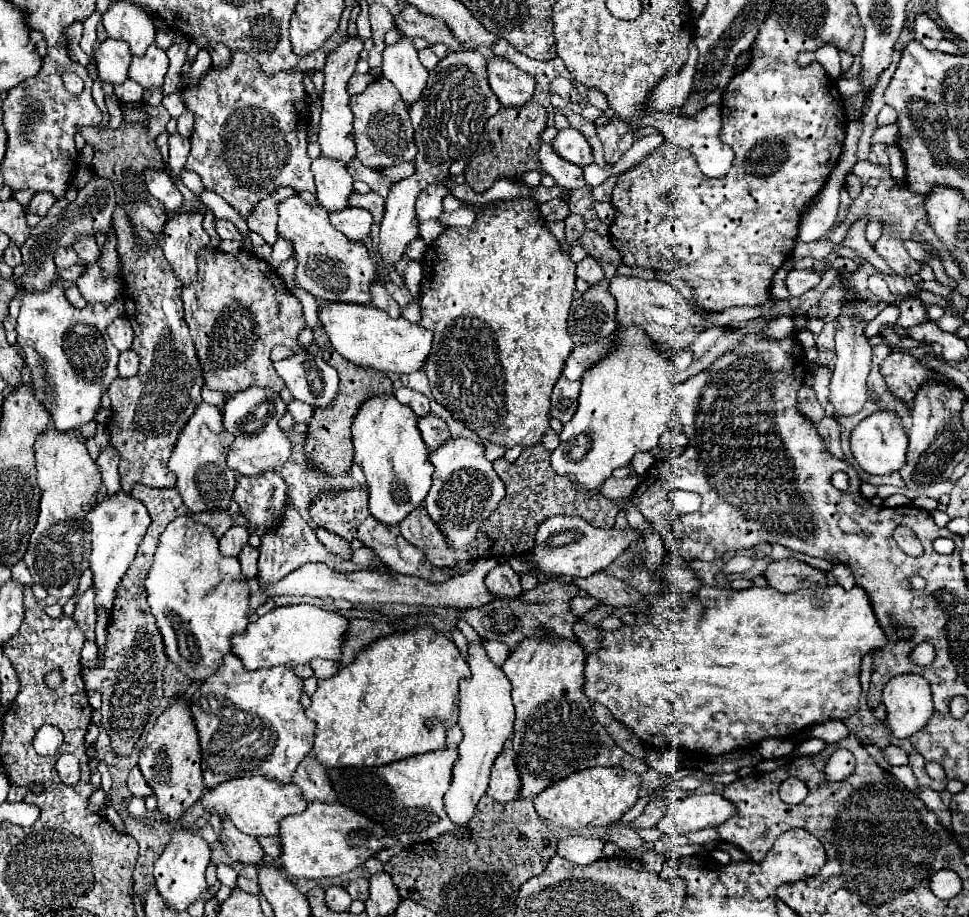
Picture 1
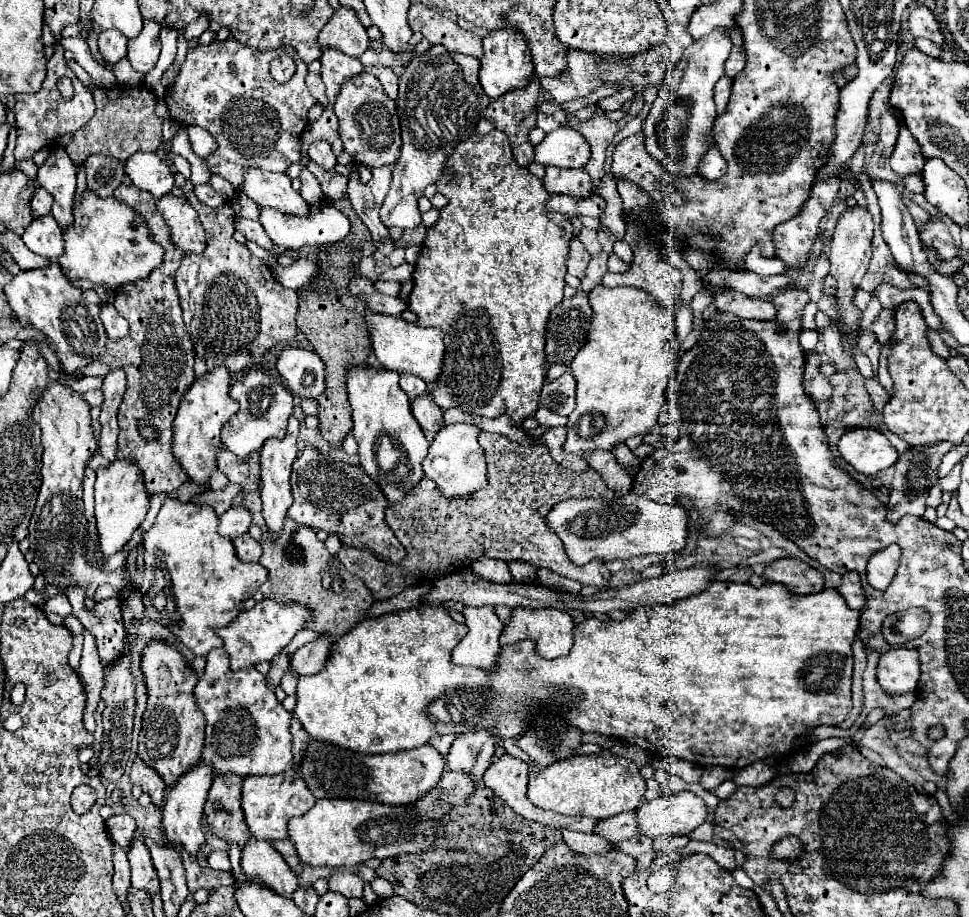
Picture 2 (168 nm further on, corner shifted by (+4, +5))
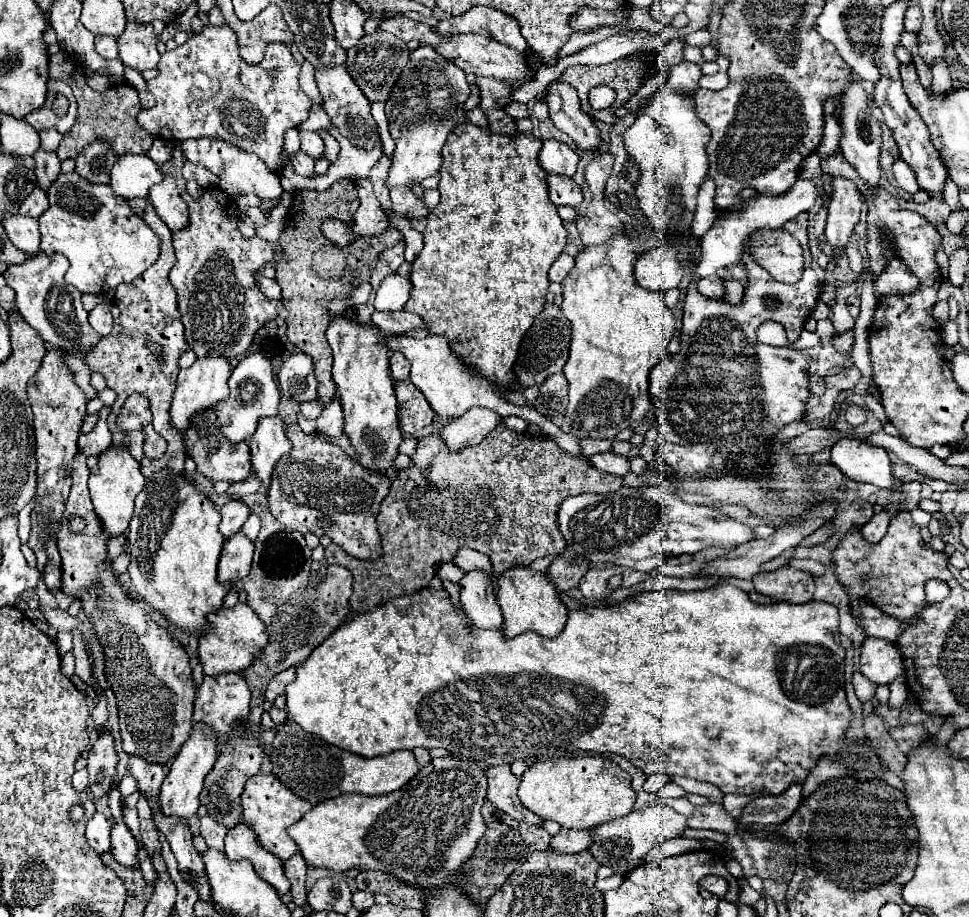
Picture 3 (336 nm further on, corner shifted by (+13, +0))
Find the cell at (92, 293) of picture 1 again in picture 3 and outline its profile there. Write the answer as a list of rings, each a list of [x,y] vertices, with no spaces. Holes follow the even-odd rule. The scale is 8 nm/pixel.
[[[61,172],[59,178],[47,190],[47,196],[49,196],[49,208],[39,218],[41,250],[47,256],[65,254],[69,258],[71,266],[65,274],[65,282],[75,286],[79,292],[107,294],[109,290],[115,290],[123,282],[133,282],[149,266],[153,266],[153,262],[157,262],[159,238],[127,206],[127,202],[111,190],[109,184],[91,184],[85,178],[81,178],[77,172],[71,172],[71,174]]]

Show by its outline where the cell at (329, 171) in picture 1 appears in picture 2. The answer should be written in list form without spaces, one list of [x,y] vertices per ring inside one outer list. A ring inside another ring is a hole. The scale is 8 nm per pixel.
[[[324,139],[314,141],[314,143],[308,147],[308,155],[310,155],[310,159],[312,159],[314,163],[322,165],[322,167],[328,169],[328,171],[334,171],[334,167],[336,167],[336,155],[332,153],[328,141],[324,141]]]

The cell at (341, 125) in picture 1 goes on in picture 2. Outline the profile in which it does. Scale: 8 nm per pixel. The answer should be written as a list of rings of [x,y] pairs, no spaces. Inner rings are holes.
[[[348,7],[334,9],[330,21],[318,35],[320,45],[330,45],[342,49],[342,53],[358,57],[368,49],[366,27],[358,21],[356,11]]]

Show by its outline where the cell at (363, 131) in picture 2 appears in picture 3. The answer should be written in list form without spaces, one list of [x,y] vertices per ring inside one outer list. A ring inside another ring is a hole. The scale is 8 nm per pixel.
[[[333,66],[333,68],[319,68],[315,72],[315,80],[319,86],[319,92],[323,96],[323,110],[327,112],[327,116],[331,118],[331,122],[335,124],[335,128],[357,148],[369,150],[373,146],[377,146],[377,142],[381,142],[379,136],[379,128],[377,122],[371,116],[371,102],[365,98],[365,94],[361,92],[361,88],[353,82],[353,78],[349,78],[349,72],[345,70],[345,66]]]

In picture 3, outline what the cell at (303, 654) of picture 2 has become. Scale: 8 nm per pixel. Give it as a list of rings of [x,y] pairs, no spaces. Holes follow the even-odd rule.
[[[289,668],[289,670],[283,670],[281,674],[275,674],[267,686],[267,692],[265,692],[265,700],[275,700],[277,696],[283,696],[285,694],[285,686],[289,682],[293,682],[295,678],[295,668]]]

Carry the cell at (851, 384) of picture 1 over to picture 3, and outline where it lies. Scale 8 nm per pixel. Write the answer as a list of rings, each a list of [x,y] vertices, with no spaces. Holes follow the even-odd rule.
[[[837,176],[833,178],[831,186],[833,186],[833,192],[831,192],[833,202],[829,204],[825,240],[829,246],[833,246],[835,252],[839,252],[847,248],[853,236],[853,230],[859,224],[863,202],[859,198],[857,186],[851,180]]]

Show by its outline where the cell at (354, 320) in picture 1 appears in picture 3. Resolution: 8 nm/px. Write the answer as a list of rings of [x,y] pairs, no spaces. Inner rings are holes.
[[[387,334],[383,338],[383,344],[389,350],[399,350],[409,362],[411,362],[411,382],[423,392],[423,396],[427,398],[427,402],[431,404],[431,408],[435,410],[435,414],[443,414],[443,416],[461,416],[463,412],[467,412],[473,406],[481,406],[481,408],[489,408],[497,414],[503,416],[519,416],[529,424],[537,424],[545,436],[549,436],[551,440],[559,442],[559,446],[569,452],[569,456],[573,458],[585,458],[581,444],[575,436],[565,434],[561,428],[557,428],[549,418],[541,416],[535,408],[531,406],[515,406],[511,402],[507,402],[505,398],[501,398],[493,386],[489,382],[485,382],[485,378],[477,376],[477,372],[469,370],[467,366],[463,366],[457,356],[451,352],[447,340],[443,336],[425,336],[425,338],[411,338],[407,334],[403,336],[391,336]]]

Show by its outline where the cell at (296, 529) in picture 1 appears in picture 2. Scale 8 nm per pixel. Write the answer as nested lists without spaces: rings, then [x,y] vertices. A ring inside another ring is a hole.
[[[290,417],[288,419],[288,427],[286,427],[286,435],[284,439],[268,439],[264,445],[262,445],[262,451],[260,451],[260,467],[262,467],[262,473],[260,473],[260,489],[262,489],[262,503],[264,503],[264,519],[266,519],[266,525],[268,529],[276,535],[276,531],[282,531],[282,525],[284,525],[284,519],[286,519],[286,511],[290,507],[290,469],[292,469],[292,463],[298,455],[298,447],[296,447],[296,439],[298,439],[298,419],[296,417]]]

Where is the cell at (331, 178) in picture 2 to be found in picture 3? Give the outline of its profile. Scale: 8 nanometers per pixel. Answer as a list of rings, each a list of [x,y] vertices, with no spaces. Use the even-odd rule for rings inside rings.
[[[299,152],[295,158],[293,158],[293,164],[295,164],[295,172],[301,174],[301,176],[315,176],[315,160],[309,158],[307,154]]]

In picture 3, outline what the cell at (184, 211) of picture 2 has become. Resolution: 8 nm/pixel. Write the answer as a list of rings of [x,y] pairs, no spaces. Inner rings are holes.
[[[171,176],[165,178],[161,184],[153,186],[153,190],[149,194],[149,200],[155,206],[157,216],[167,224],[167,228],[171,232],[183,230],[187,226],[187,222],[189,222],[187,204],[179,196],[175,180]]]

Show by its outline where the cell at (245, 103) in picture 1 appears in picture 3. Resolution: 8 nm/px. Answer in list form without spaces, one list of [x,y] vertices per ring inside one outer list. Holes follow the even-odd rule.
[[[207,24],[201,34],[193,34],[183,46],[177,46],[175,50],[167,50],[161,54],[159,62],[159,76],[149,80],[149,92],[155,96],[155,106],[151,110],[141,110],[137,116],[137,122],[149,130],[161,134],[165,140],[175,140],[175,138],[217,138],[223,142],[229,142],[237,146],[239,150],[253,152],[257,154],[271,172],[281,172],[283,170],[283,134],[289,128],[299,126],[303,120],[307,120],[311,102],[299,88],[299,70],[301,66],[293,60],[291,50],[283,44],[271,44],[265,50],[263,62],[261,64],[247,64],[237,46],[235,32],[229,26],[211,26]],[[279,70],[277,78],[271,78],[269,72]],[[159,124],[167,124],[159,132]]]

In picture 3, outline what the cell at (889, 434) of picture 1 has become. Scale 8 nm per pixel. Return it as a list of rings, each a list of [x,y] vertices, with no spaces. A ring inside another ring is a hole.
[[[843,438],[831,448],[831,462],[851,480],[871,482],[881,488],[893,486],[889,456],[883,448]]]

